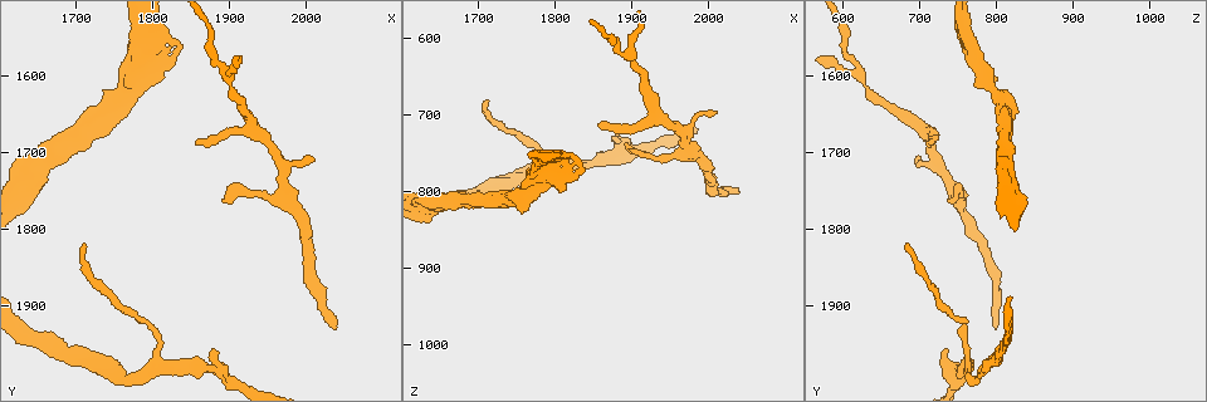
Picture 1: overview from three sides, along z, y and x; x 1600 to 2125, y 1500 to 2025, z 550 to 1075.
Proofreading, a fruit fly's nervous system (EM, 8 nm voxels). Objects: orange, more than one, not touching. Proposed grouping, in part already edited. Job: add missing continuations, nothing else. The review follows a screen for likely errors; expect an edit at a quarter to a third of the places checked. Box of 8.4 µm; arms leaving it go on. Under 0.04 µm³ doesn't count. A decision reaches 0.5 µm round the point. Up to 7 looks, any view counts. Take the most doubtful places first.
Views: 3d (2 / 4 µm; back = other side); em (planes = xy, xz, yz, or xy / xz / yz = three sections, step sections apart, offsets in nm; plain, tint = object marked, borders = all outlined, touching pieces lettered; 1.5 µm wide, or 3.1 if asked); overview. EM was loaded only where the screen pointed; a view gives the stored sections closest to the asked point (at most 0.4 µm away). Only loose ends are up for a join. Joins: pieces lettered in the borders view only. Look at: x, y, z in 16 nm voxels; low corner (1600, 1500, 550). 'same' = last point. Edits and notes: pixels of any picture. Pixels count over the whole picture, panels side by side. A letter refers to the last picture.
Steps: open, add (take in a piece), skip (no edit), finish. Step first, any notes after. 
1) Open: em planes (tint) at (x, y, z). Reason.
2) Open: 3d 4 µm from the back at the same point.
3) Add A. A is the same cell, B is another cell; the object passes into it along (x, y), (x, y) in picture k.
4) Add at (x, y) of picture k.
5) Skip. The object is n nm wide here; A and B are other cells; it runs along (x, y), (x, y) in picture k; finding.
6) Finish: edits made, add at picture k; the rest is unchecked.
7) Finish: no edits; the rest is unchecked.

Open: em planes (borders) at (2035, 1930, 800). An open end.

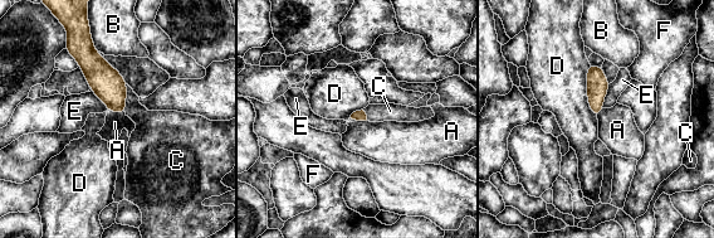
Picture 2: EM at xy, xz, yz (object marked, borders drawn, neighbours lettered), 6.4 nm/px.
Add C. C is the same cell, A, B, D, E and F are other cells; the object passes into it along (106, 82), (126, 98), (152, 127) in picture 2; it goes on there.

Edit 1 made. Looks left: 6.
Open: 3d 4 µm at (2010, 1710, 695). Free end.

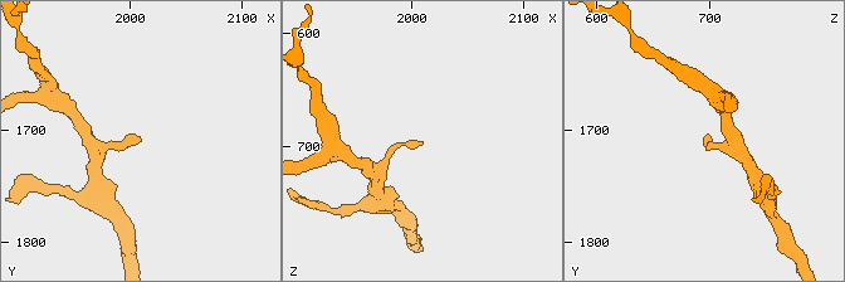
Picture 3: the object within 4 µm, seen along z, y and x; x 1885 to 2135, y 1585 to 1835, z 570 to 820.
Open: em xz step 4 (tint) at (2006, 1704, 696).

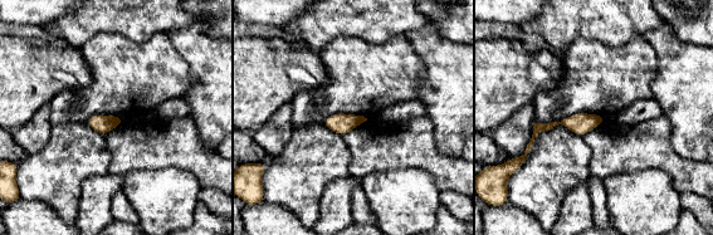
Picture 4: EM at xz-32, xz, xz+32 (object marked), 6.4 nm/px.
Open: em xz step 4 (borders) at the same point. What lies round it.

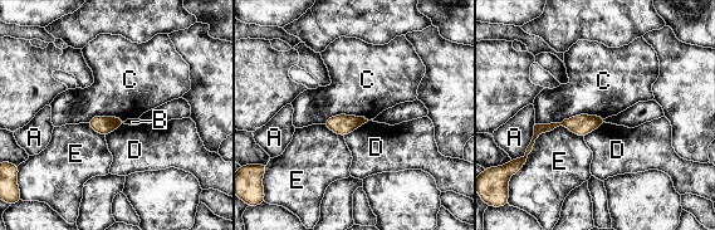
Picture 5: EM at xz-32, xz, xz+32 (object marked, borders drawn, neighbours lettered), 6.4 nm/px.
Skip. A, B, C, D and E are other cells; no lettered piece goes on from it.

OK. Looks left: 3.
Open: overview. See it whole again.

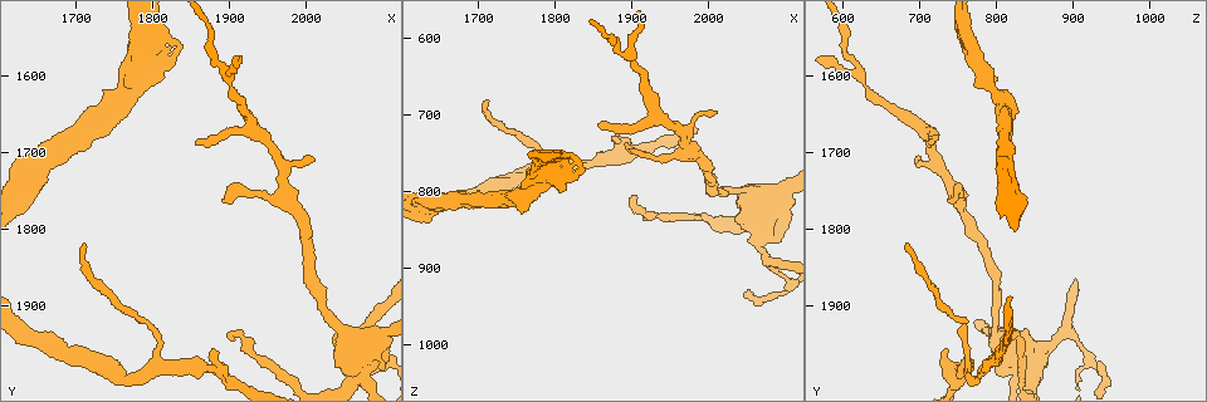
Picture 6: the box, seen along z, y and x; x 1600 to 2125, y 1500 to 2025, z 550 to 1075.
Open: em planes (borders) at (1855, 1685, 715). An open end.

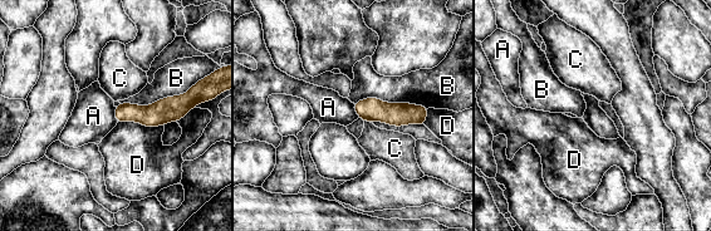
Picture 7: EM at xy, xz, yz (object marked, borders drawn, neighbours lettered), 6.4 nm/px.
Skip. A, B, C and D are other cells; no lettered piece goes on from it.

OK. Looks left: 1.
Finish: edits made, add at picture 2; the rest is unchecked.

